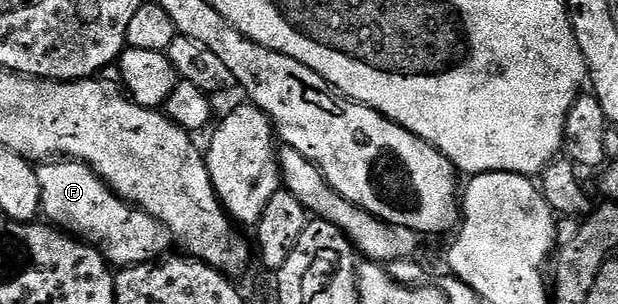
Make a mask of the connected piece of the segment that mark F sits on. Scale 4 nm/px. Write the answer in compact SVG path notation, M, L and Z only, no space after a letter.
M72 159L51 161L36 170L44 218L56 228L99 250L112 266L122 269L144 264L163 251L165 231L161 223L144 209L119 197L86 162Z

